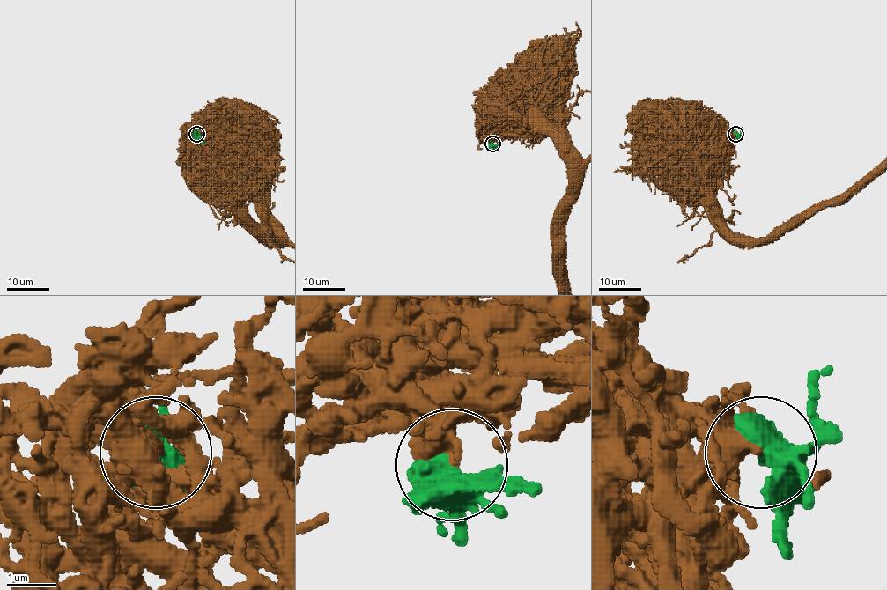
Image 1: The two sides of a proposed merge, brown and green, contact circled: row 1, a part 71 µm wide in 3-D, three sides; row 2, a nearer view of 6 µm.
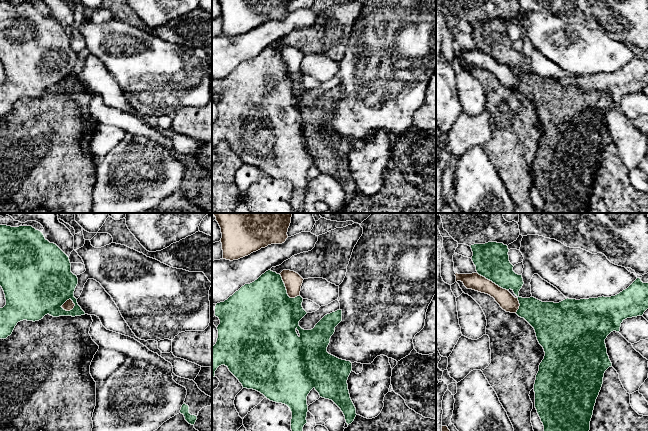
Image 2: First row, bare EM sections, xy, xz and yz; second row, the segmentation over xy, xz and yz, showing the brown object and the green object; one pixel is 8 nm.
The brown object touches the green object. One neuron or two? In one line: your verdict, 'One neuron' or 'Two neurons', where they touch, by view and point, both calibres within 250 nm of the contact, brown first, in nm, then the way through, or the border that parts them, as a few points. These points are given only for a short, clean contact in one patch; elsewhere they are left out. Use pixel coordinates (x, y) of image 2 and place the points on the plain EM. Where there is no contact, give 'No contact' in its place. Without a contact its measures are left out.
Two neurons. Touches brown at xz (286, 65). Thickness 150 nm (brown) against 460 nm

